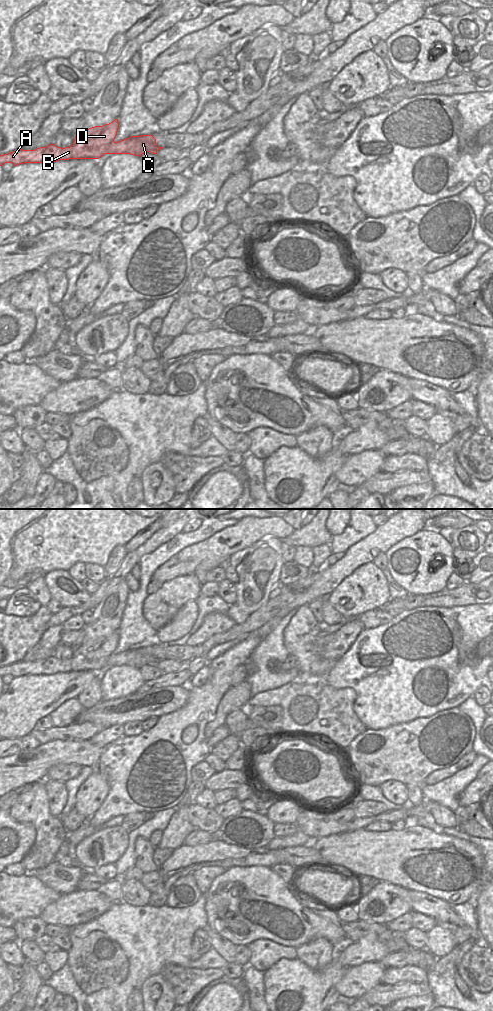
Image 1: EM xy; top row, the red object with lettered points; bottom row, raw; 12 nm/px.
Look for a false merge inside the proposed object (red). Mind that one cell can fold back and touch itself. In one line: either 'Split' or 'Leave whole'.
Split.

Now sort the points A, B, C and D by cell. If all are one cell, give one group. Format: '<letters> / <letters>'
A B C / D

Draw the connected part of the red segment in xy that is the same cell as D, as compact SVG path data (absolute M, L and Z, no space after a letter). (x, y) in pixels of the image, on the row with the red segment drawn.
M115 119L109 124L95 126L86 131L82 131L80 134L75 136L75 140L83 142L85 146L91 149L100 148L101 146L114 141L118 127L118 119Z

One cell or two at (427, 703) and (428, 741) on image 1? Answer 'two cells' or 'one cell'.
two cells

